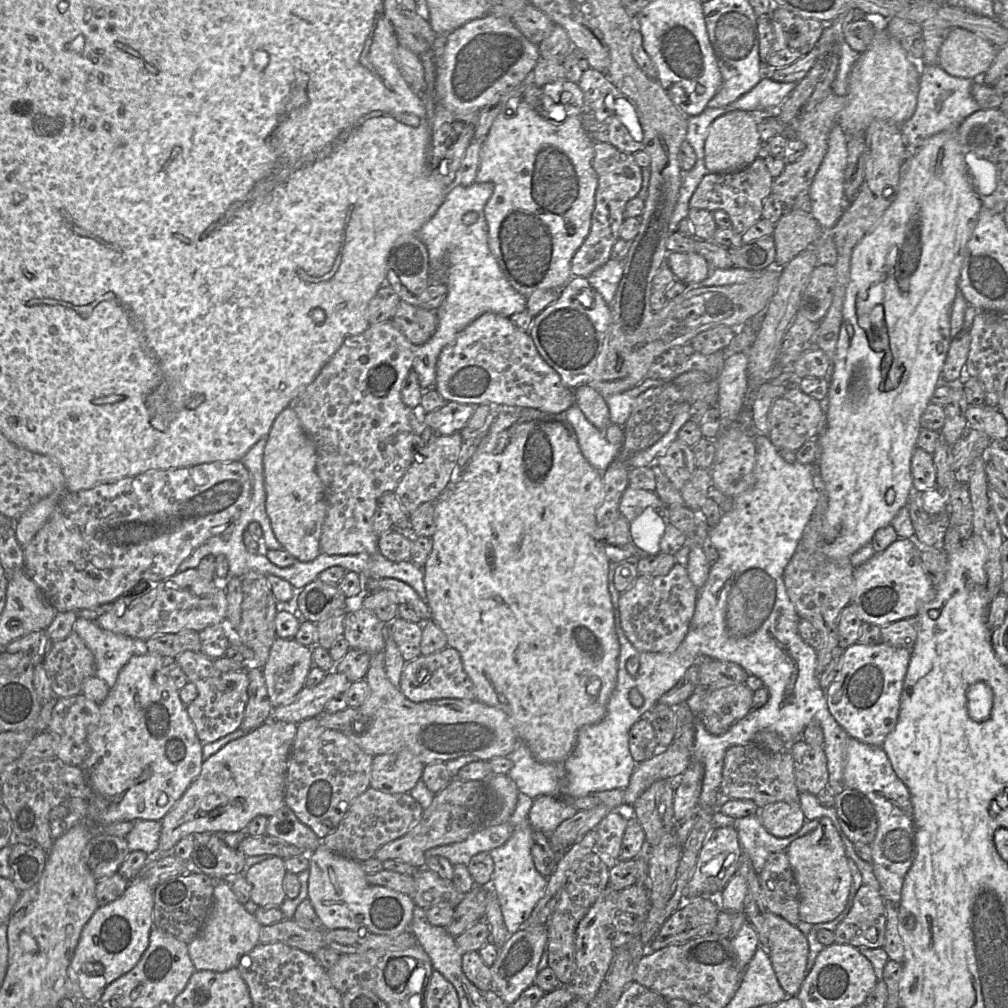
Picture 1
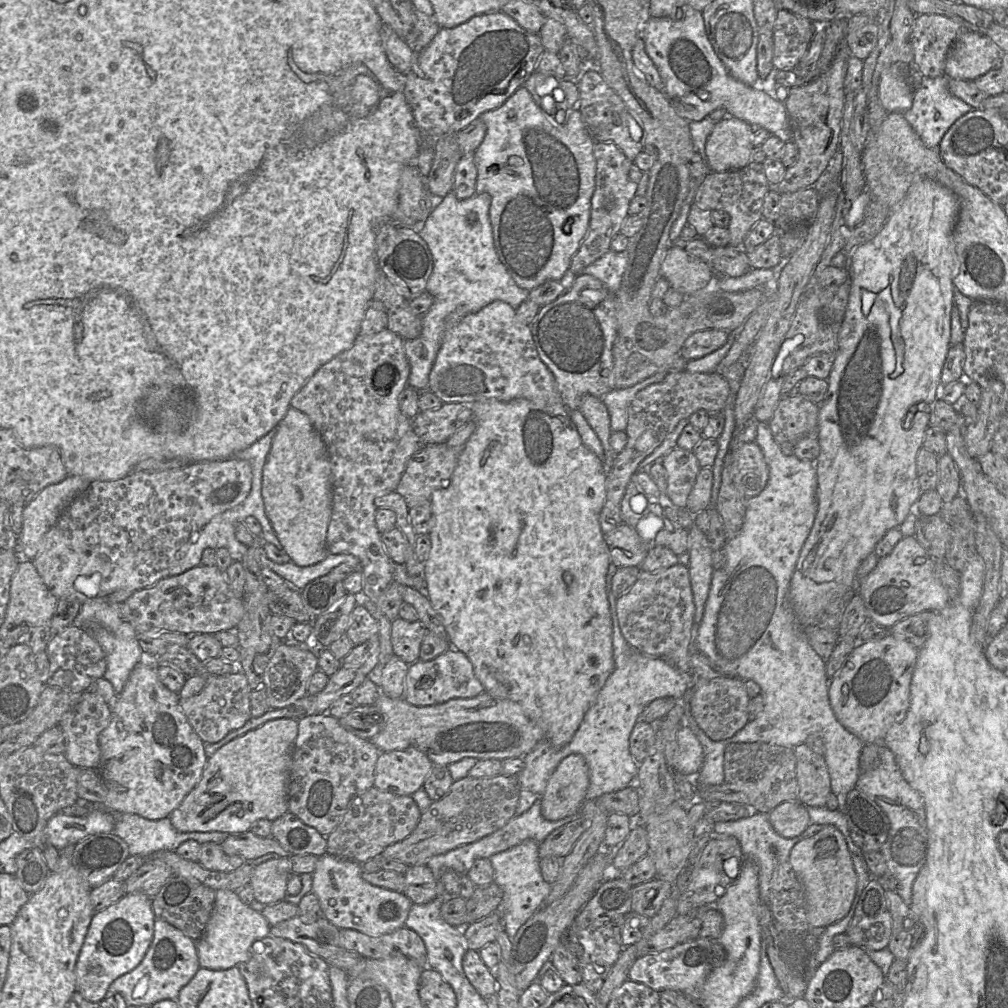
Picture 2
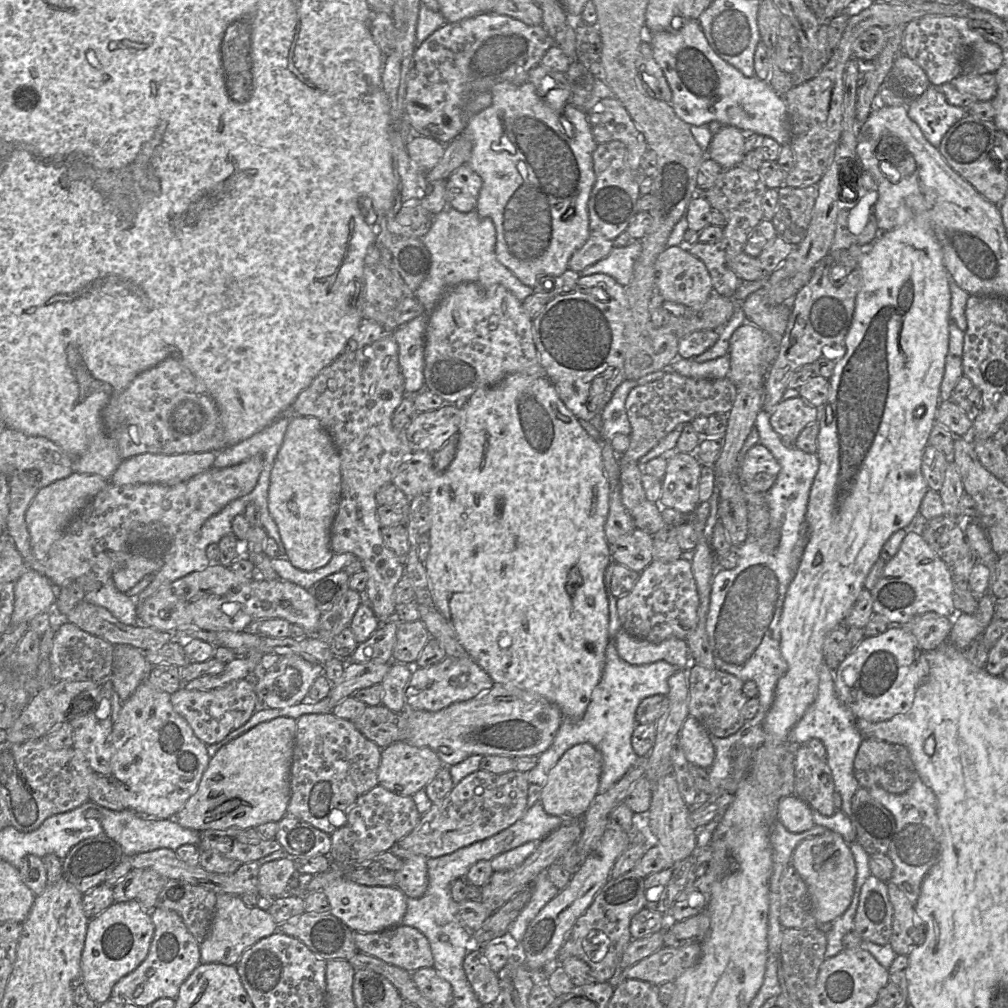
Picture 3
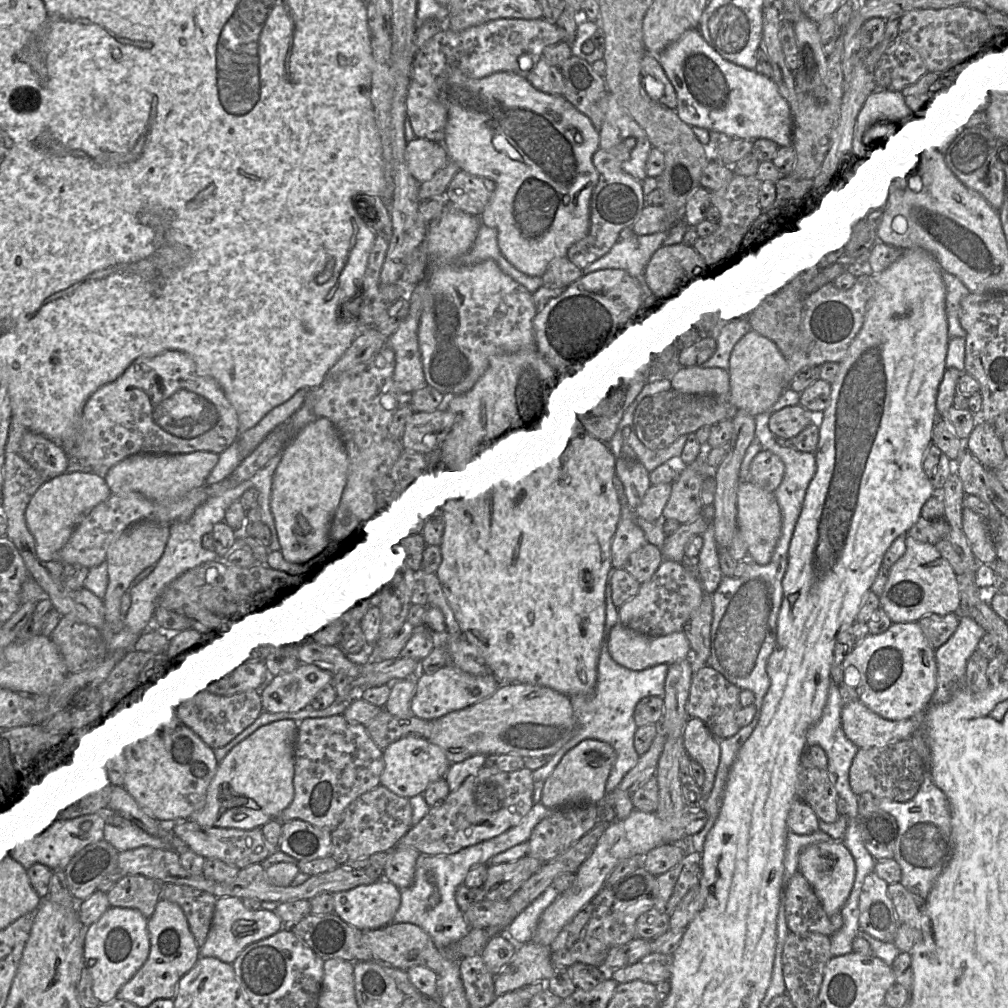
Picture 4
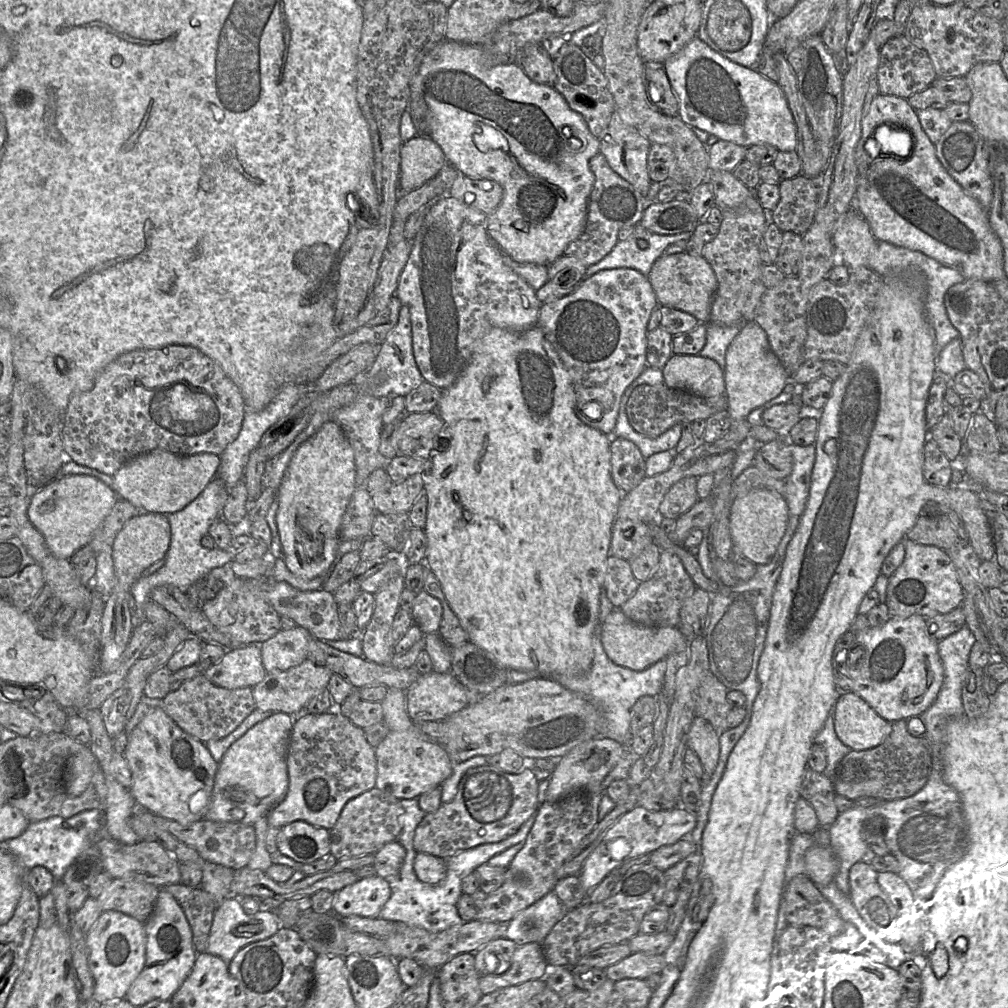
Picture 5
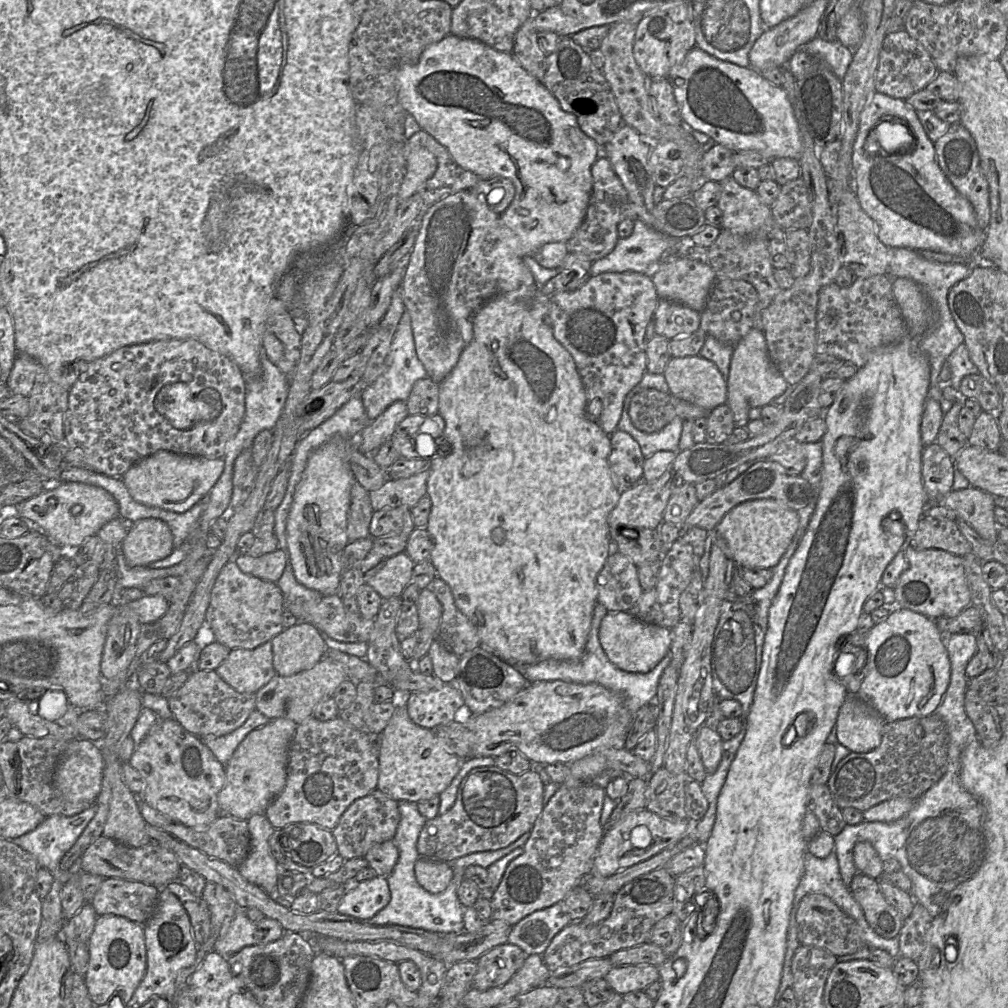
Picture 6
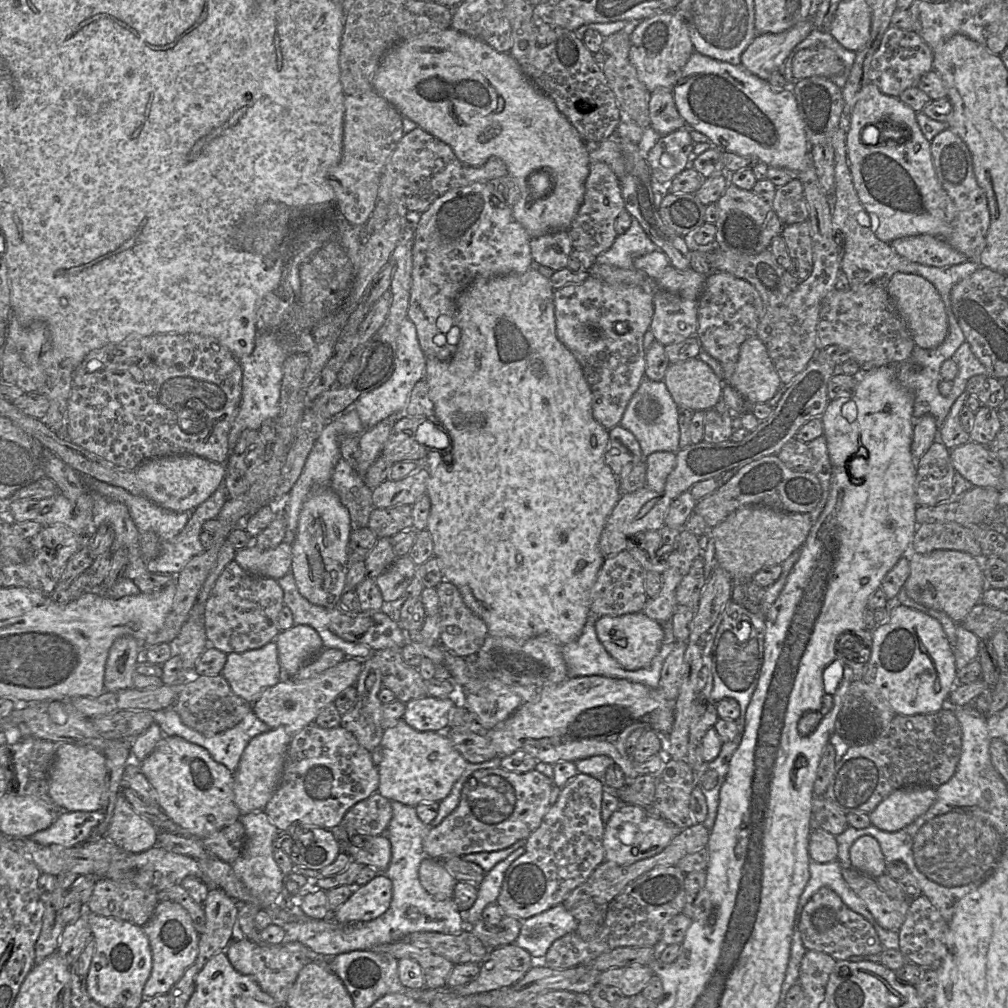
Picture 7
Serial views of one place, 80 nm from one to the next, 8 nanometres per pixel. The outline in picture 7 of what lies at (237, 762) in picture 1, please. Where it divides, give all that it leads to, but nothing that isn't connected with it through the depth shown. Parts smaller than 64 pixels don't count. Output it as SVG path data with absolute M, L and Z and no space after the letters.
M280 726L255 736L242 753L238 769L234 774L234 801L241 816L264 811L281 784L285 756L292 736Z

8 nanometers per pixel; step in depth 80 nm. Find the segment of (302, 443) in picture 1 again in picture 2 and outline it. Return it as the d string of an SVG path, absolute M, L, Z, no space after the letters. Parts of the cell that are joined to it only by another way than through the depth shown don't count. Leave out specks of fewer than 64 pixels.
M289 407L276 426L263 467L262 496L266 515L291 562L305 567L314 565L327 557L329 552L326 547L326 535L332 514L333 498L329 455L324 441L313 427L310 418L292 407Z

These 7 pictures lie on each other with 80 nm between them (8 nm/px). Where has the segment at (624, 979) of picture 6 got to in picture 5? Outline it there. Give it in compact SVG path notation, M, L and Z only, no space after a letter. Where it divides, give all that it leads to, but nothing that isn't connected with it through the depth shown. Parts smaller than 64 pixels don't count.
M633 953L604 972L609 980L618 982L624 979L646 980L648 977L659 974L663 977L665 968L664 956L649 956L643 953Z

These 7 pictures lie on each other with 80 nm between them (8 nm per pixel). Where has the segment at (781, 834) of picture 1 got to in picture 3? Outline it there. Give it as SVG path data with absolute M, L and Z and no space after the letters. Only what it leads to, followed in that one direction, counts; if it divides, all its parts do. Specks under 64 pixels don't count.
M794 795L780 799L776 821L795 834L807 831L814 826L812 809Z

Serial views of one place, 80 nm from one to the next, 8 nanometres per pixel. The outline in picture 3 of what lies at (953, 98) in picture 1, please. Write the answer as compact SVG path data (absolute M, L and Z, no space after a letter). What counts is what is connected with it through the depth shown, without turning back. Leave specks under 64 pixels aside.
M930 85L927 90L907 104L907 114L921 129L926 140L938 148L946 132L959 120L967 115L965 108L950 105L945 96Z

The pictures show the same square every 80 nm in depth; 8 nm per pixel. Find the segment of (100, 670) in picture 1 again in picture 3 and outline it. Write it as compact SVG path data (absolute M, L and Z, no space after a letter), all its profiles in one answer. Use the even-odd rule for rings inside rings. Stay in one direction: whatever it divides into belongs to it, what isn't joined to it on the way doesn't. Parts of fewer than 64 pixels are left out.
M112 578L98 590L84 594L84 601L107 609L117 620L129 626L136 626L136 596L128 597L118 591ZM127 644L113 646L109 680L121 703L127 700L144 680L147 680L153 668L142 651L145 650Z

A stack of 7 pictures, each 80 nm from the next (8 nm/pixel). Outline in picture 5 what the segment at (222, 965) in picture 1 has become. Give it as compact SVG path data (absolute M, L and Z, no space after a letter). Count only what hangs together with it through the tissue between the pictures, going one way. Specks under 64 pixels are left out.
M229 897L215 909L205 952L230 962L242 948L272 937L280 928L281 923L275 912L260 910L254 915L247 915L239 898Z

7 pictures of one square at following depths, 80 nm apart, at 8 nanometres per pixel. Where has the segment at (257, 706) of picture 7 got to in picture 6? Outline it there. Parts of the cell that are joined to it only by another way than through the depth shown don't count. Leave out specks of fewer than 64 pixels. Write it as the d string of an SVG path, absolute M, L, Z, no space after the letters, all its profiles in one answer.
M322 657L311 669L287 677L275 675L255 693L255 709L270 720L286 718L298 725L307 718L313 717L315 706L323 699L333 697L336 688L347 679L341 664Z

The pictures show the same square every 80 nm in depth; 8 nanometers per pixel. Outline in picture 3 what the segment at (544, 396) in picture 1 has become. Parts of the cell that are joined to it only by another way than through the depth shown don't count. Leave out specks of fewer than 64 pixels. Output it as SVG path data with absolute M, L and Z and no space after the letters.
M467 282L449 289L426 327L425 389L440 396L446 404L460 404L477 389L494 386L510 374L546 377L533 340L532 324L522 302L502 285L484 288Z

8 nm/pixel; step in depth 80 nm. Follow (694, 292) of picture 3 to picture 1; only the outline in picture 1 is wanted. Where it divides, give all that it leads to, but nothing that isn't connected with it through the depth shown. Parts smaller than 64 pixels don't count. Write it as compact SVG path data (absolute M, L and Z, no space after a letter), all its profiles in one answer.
M670 252L666 264L673 272L675 279L687 285L694 285L705 280L712 268L699 254Z

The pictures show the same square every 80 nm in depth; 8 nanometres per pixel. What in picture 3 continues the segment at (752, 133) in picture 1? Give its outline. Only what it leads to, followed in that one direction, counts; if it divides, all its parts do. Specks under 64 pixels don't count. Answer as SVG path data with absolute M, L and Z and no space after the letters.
M722 126L714 134L706 157L718 163L724 170L739 166L745 156L746 133L734 126Z

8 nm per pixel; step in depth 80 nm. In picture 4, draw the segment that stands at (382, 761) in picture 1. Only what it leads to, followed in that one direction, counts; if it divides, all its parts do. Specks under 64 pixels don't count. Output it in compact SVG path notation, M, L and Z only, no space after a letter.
M407 736L391 743L383 749L383 760L380 785L408 799L423 794L431 783L444 778L451 765L439 746L419 736Z

